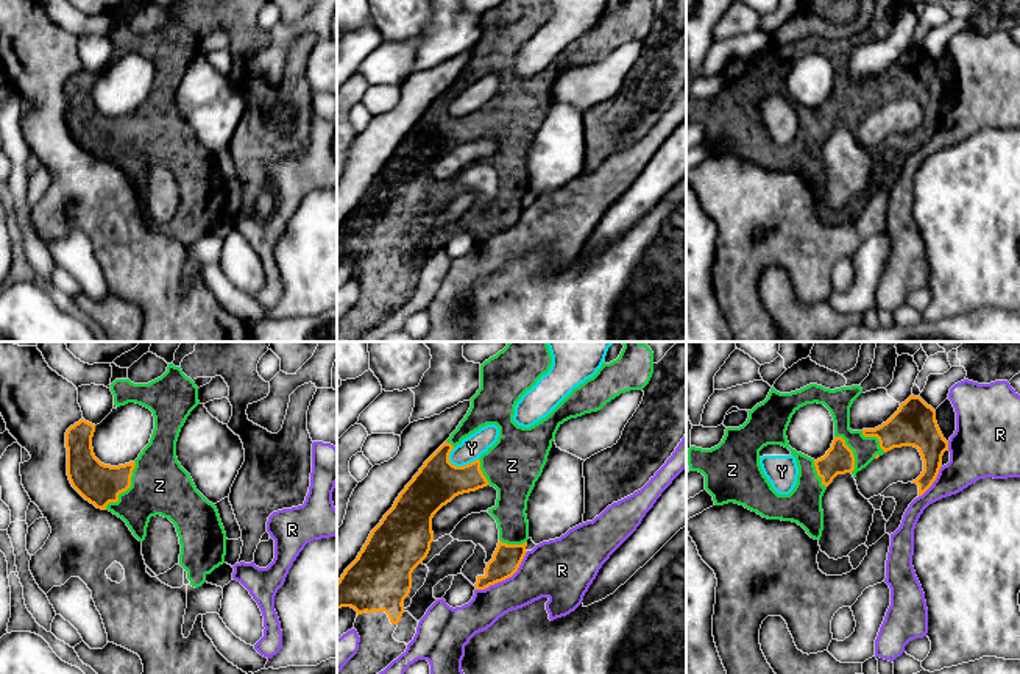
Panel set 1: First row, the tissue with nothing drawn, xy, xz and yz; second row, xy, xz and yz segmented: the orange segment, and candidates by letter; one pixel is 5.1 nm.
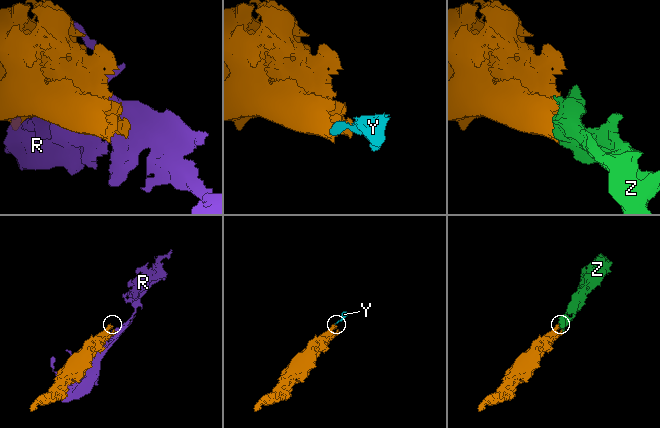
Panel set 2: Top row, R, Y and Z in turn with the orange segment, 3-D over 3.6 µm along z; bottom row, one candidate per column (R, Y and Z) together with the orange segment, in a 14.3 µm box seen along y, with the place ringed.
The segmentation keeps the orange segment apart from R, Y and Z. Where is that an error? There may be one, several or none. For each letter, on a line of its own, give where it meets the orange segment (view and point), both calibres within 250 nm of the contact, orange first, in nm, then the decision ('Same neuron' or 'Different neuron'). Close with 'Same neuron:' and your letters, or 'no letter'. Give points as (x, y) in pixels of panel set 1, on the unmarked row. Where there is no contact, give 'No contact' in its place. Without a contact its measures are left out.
R: Touches orange at xz (506, 228). Thickness 150 nm (orange) against 300 nm. Different neuron
Y: Touches orange at xz (460, 117). Thickness 240 nm (orange) against 120 nm. Different neuron
Z: Touches orange at xy (127, 139). Thickness 220 nm (orange) against 300 nm. Same neuron
Same neuron: Z

